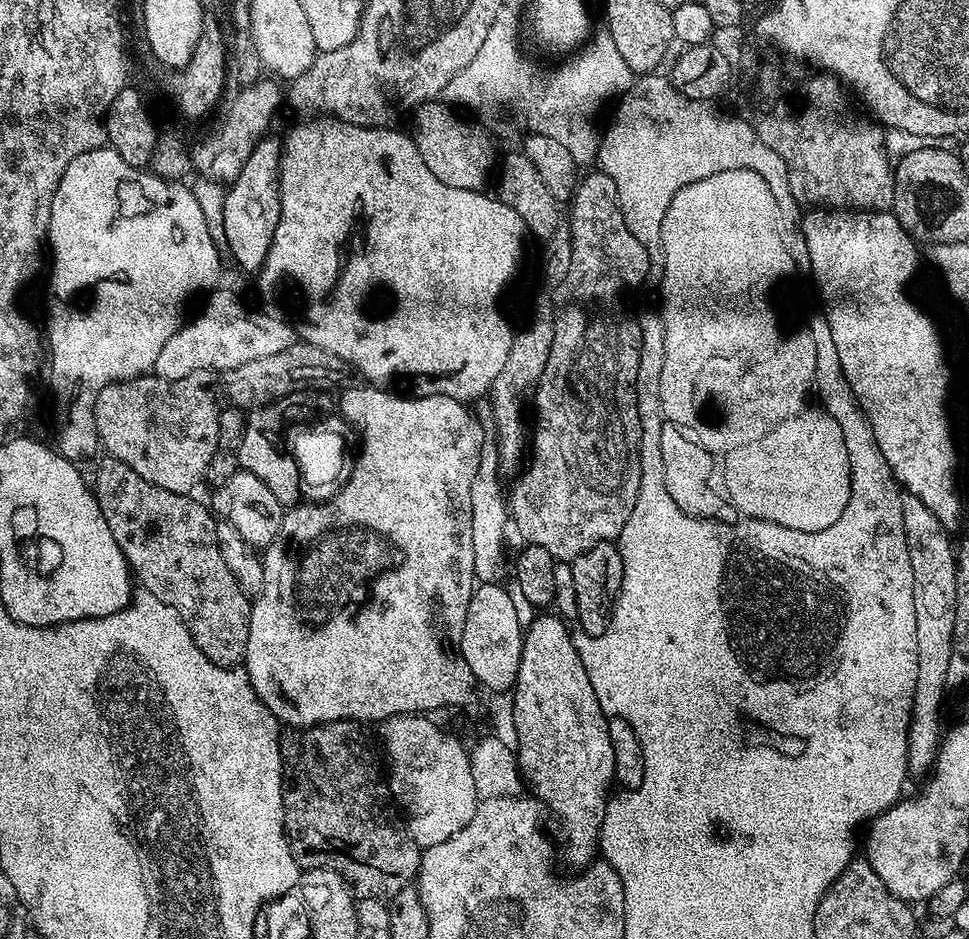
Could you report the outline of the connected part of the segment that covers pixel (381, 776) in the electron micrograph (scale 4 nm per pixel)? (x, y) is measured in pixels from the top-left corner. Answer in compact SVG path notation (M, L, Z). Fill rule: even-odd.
M334 720L330 724L317 724L315 728L302 728L299 730L288 730L283 733L280 741L280 757L284 760L284 830L290 834L292 851L297 857L309 856L312 860L328 860L332 856L332 864L340 871L339 875L347 880L349 888L361 900L382 900L387 901L398 890L409 887L417 879L420 871L421 847L412 840L405 821L394 803L394 797L388 791L385 773L382 771L382 764L376 761L372 753L372 744L368 736L363 732L361 725L354 720Z

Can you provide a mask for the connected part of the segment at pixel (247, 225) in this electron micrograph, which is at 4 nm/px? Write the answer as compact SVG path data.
M257 139L252 152L246 158L242 170L231 181L228 193L224 196L224 236L232 256L244 268L259 269L264 263L272 235L280 217L280 153L279 139Z

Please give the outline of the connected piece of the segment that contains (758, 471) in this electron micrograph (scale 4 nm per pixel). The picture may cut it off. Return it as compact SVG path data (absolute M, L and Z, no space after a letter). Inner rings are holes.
M832 416L828 420L828 456L840 456L840 460L824 460L824 456L804 456L804 448L772 448L772 436L768 436L764 444L756 444L756 448L744 448L744 452L736 452L732 460L726 460L728 466L722 470L722 488L728 494L734 493L737 488L744 488L744 492L752 492L752 488L756 488L754 520L769 520L790 530L817 532L826 526L834 526L834 522L842 518L842 510L846 510L846 502L850 502L852 489L846 442L842 438L842 429L838 427L838 422L834 422Z

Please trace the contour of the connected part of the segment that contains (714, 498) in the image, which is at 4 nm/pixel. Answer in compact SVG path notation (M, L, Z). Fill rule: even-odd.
M667 422L662 426L662 466L670 498L674 498L674 502L678 502L680 509L688 516L699 516L705 520L735 521L738 511L729 497L723 491L715 492L708 481L708 462L710 463L710 456L698 450L697 441L685 429Z

